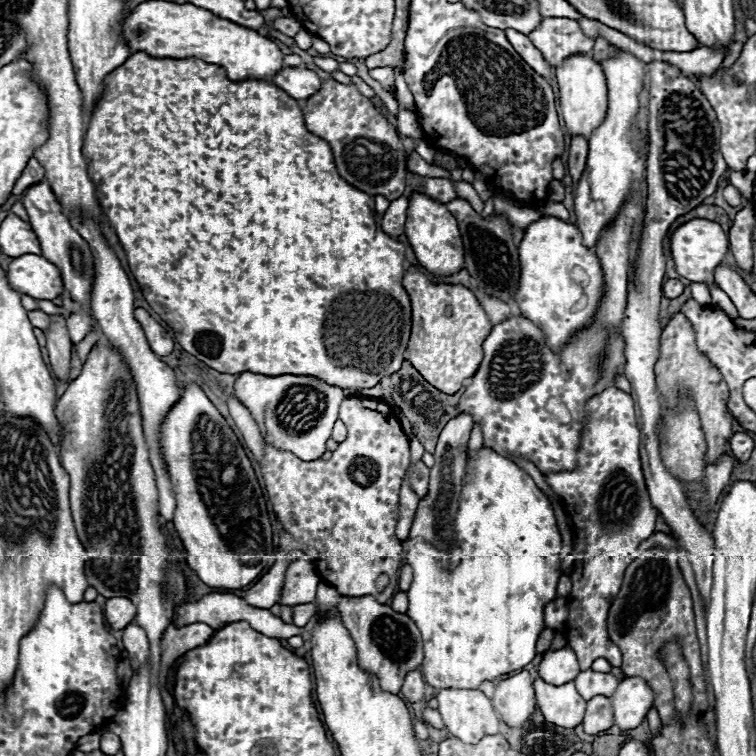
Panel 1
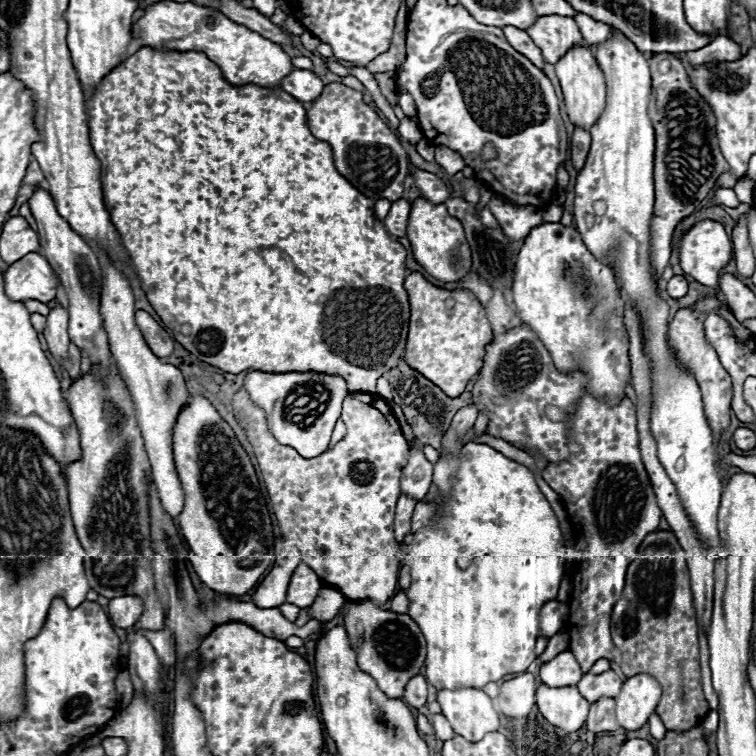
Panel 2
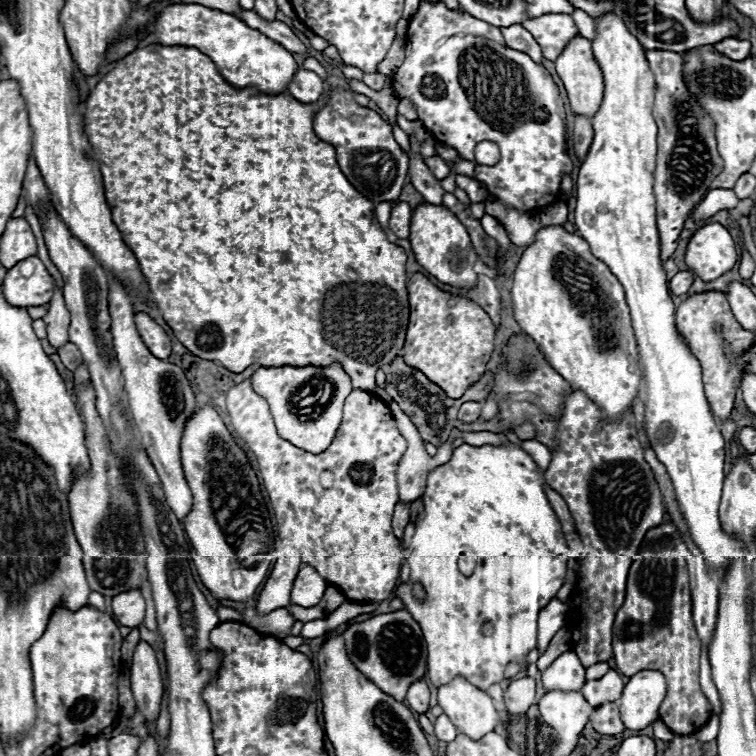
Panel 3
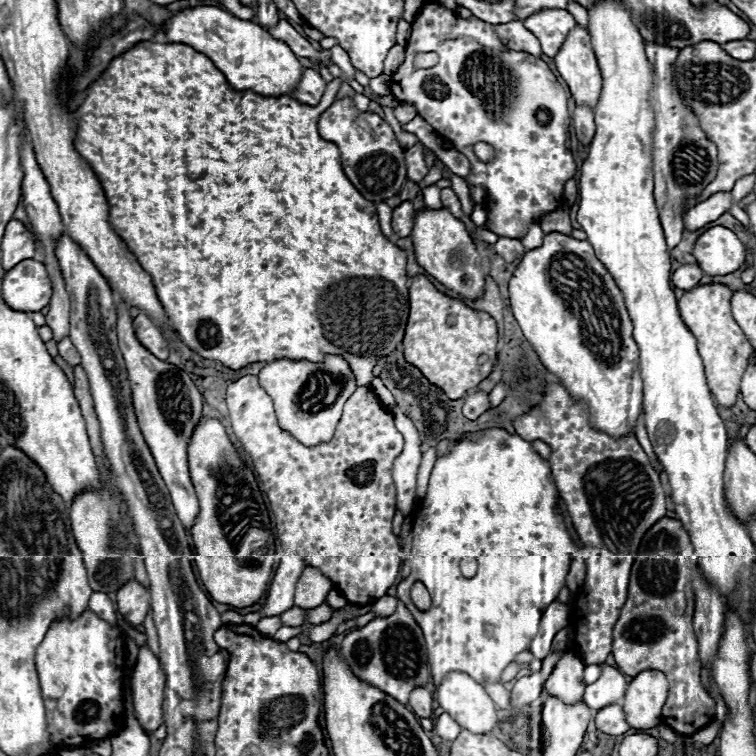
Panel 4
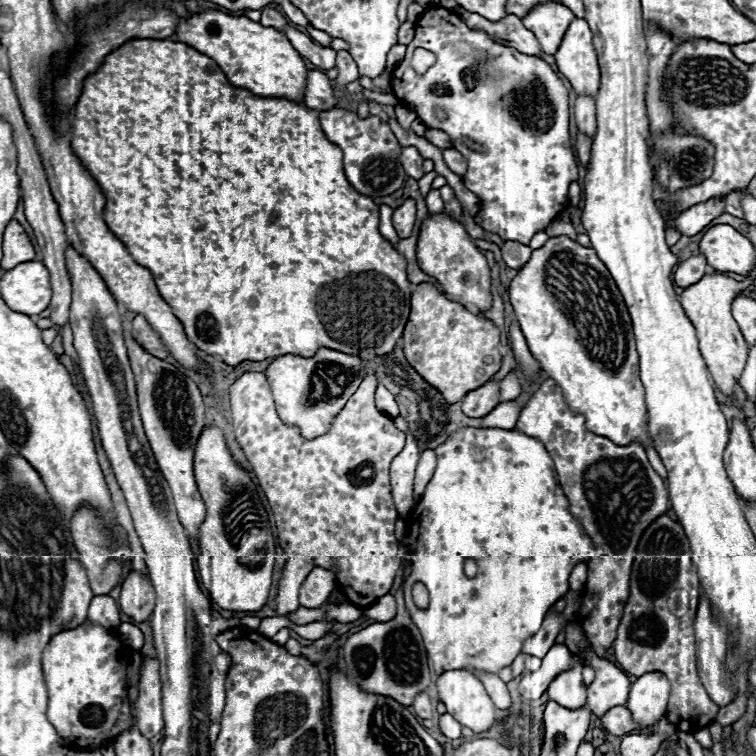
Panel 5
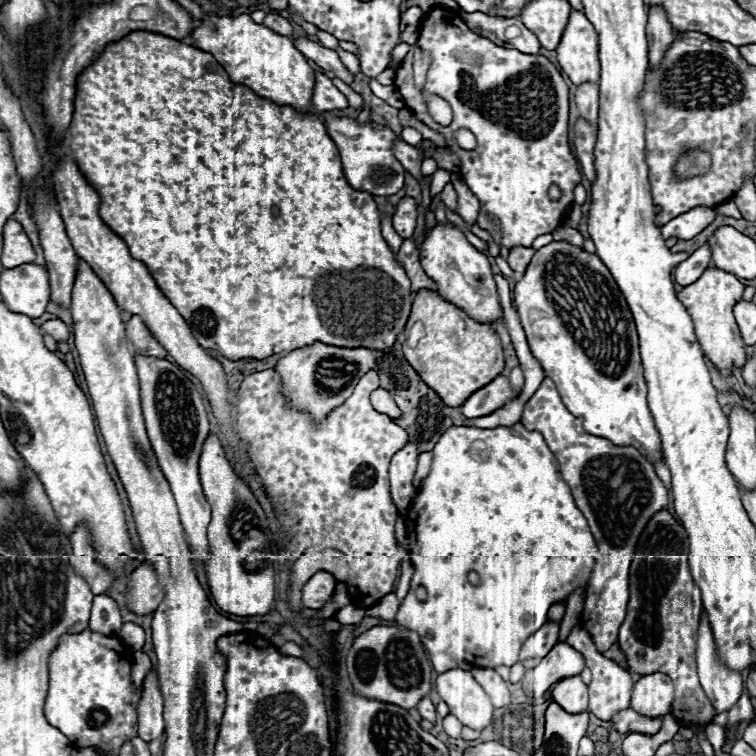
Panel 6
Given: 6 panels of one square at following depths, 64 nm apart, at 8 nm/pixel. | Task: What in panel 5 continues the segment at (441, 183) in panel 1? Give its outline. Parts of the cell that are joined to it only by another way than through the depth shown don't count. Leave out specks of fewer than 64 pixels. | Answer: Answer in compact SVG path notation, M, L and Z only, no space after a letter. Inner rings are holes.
M414 146L402 148L400 162L402 162L402 166L404 166L404 170L406 170L406 174L408 174L410 178L416 178L416 180L418 180L418 178L424 176L424 170L422 170L424 158L420 156L420 152L418 152ZM430 190L428 196L426 196L426 206L432 214L440 214L444 210L444 204L442 204L442 198L440 198L440 192L438 190Z

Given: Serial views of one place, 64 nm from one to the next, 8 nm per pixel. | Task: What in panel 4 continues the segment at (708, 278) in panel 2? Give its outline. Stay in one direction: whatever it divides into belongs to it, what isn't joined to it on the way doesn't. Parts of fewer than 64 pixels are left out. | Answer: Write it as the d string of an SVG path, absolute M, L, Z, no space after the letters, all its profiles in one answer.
M712 226L698 236L692 256L706 276L724 276L744 268L748 248L732 230L724 226Z

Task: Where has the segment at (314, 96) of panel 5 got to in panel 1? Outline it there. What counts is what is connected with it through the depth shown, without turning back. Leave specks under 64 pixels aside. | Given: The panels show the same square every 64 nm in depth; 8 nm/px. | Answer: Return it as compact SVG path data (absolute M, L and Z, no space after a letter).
M302 66L282 68L272 76L272 82L296 100L306 100L308 96L312 96L312 92L316 92L316 88L320 88L320 78L316 76L316 72Z

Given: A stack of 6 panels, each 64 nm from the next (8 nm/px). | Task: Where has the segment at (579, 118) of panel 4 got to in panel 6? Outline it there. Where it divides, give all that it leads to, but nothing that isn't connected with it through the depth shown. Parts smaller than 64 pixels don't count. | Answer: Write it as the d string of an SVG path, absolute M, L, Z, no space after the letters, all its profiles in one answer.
M582 84L576 90L576 106L580 118L588 124L596 124L598 118L598 84Z

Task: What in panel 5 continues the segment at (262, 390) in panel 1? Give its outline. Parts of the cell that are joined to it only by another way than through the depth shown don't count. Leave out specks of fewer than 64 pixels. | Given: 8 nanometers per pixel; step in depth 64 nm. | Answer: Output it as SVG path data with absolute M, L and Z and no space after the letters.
M320 348L314 358L278 356L264 374L274 394L278 416L284 424L296 426L306 440L328 434L332 420L362 382L358 356L344 356L344 352L332 352L328 348Z

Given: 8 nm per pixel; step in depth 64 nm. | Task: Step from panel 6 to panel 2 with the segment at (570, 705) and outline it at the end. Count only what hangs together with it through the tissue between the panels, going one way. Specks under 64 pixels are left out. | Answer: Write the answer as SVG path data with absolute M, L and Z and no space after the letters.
M570 650L560 652L552 660L544 662L540 666L540 678L544 684L552 688L564 688L564 686L576 686L580 682L582 670Z

